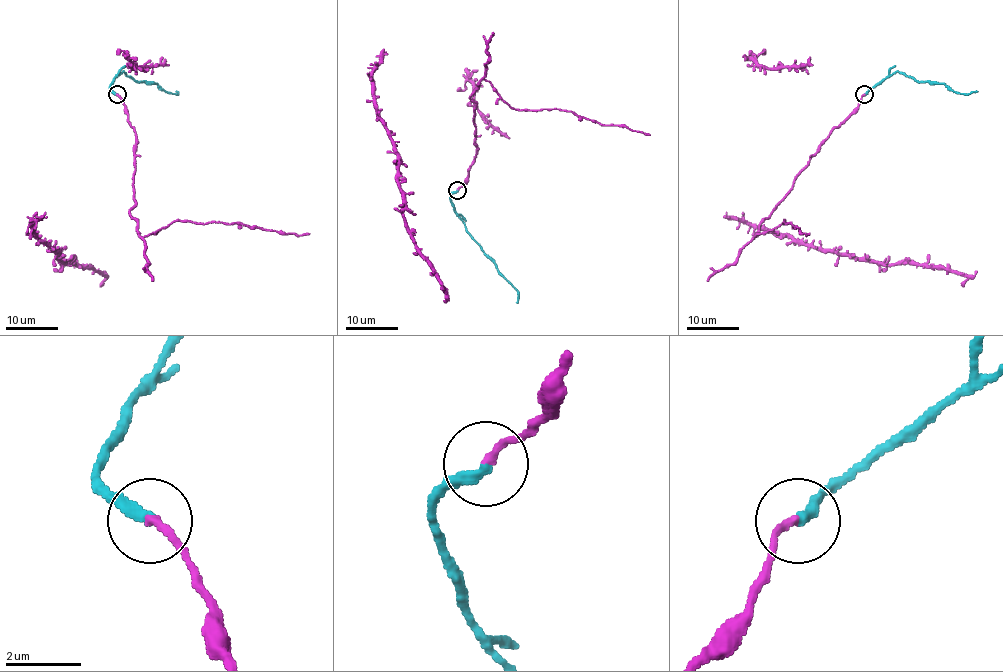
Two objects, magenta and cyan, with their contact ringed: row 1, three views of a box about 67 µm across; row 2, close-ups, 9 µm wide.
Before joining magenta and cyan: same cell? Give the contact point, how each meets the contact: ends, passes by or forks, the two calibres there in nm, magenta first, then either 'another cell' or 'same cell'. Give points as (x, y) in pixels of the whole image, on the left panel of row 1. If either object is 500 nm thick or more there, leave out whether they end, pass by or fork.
place (117, 94); magenta ends; cyan ends; calibres 200 and 320 nm; same cell

